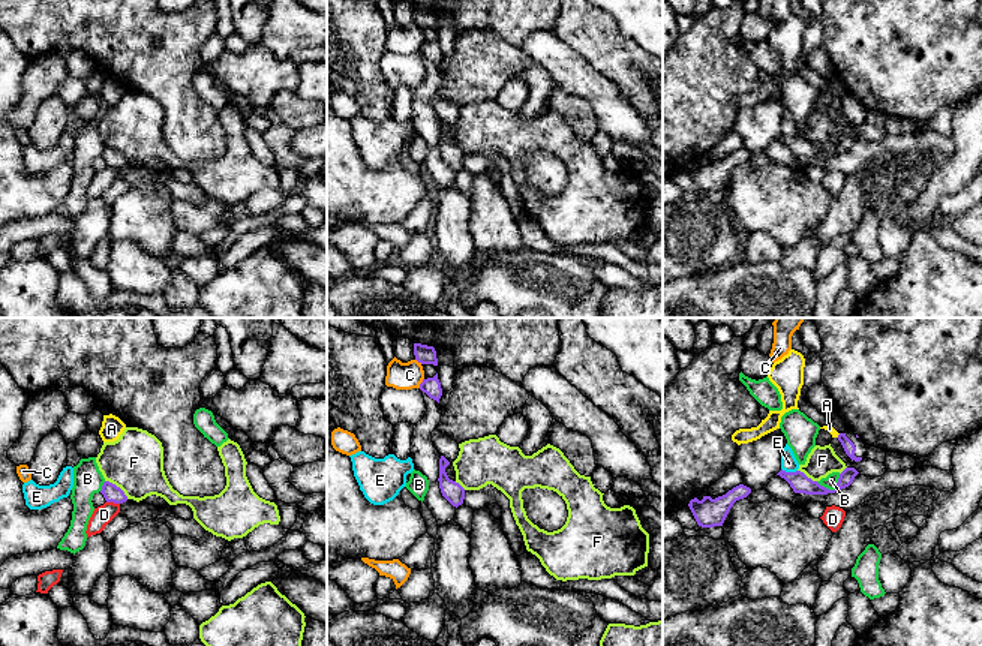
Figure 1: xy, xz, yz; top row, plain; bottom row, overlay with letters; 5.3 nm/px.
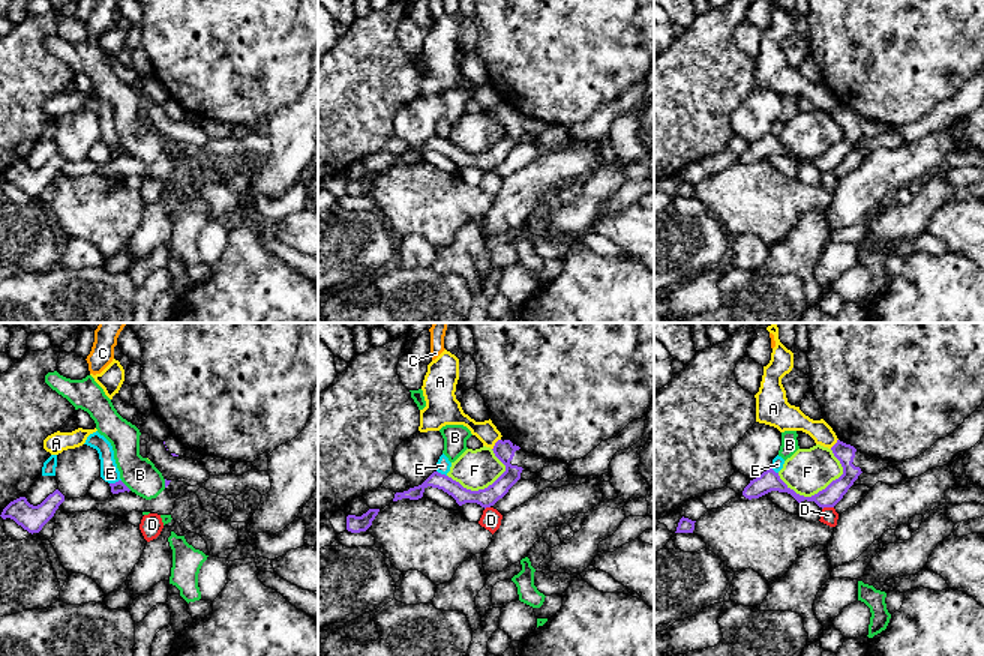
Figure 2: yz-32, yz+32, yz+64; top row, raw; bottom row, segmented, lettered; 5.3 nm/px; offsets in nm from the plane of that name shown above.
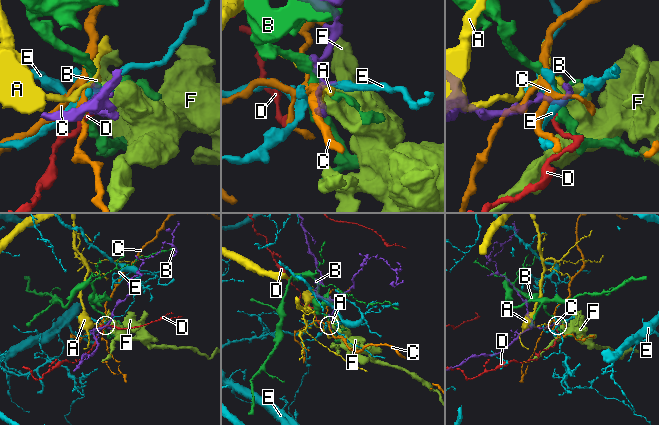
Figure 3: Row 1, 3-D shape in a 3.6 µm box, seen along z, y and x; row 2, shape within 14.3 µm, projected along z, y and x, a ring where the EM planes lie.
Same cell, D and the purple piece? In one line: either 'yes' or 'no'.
no

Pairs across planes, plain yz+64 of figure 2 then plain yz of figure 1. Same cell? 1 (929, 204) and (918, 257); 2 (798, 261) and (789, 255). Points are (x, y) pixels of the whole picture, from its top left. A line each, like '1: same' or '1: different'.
1: different
2: same

